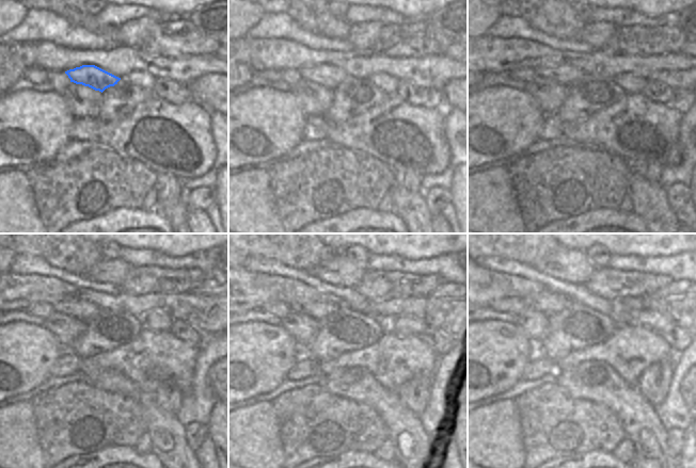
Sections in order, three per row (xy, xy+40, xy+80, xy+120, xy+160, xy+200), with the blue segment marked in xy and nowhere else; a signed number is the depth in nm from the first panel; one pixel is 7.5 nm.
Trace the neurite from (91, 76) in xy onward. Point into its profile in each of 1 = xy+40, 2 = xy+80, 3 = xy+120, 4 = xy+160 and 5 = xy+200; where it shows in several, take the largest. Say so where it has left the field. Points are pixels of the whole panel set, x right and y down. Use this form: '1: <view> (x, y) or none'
1: xy+40 (327, 76)
2: xy+80 (566, 75)
3: xy+120 (83, 312)
4: xy+160 (318, 311)
5: xy+200 (547, 302)

